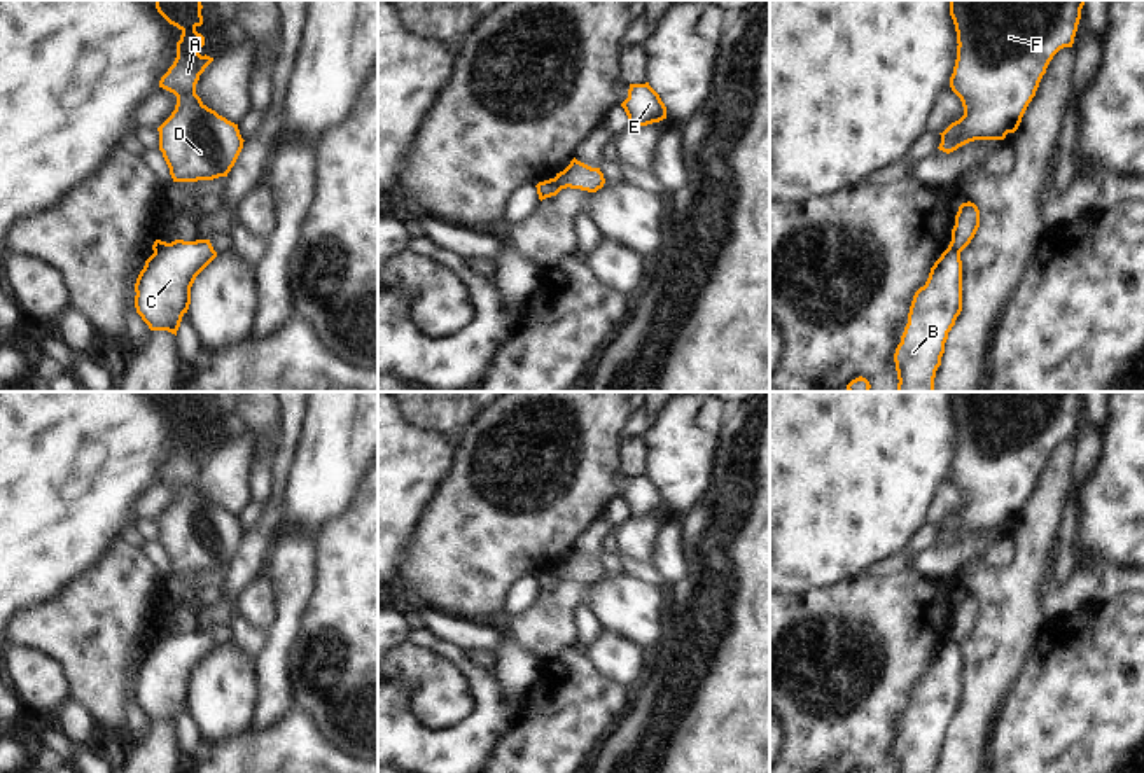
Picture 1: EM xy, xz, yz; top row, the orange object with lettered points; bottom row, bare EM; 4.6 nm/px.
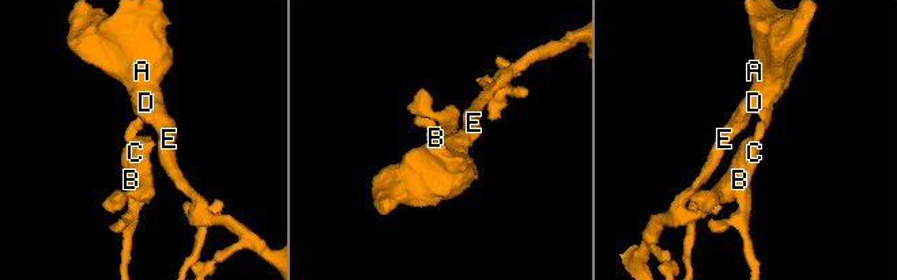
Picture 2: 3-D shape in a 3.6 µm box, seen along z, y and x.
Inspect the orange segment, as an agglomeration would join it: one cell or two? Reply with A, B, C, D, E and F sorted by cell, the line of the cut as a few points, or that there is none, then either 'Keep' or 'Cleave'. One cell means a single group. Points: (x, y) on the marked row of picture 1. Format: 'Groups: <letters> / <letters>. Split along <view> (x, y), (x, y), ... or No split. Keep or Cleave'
Groups: A D E F / B C. Split along xz (551, 179), (562, 188). Cleave.

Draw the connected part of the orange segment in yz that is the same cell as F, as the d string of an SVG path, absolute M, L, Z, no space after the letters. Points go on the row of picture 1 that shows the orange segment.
M950 0L959 44L950 87L960 98L964 115L939 133L938 149L950 154L974 140L1004 140L1015 133L1053 56L1072 47L1083 5L1085 0Z

